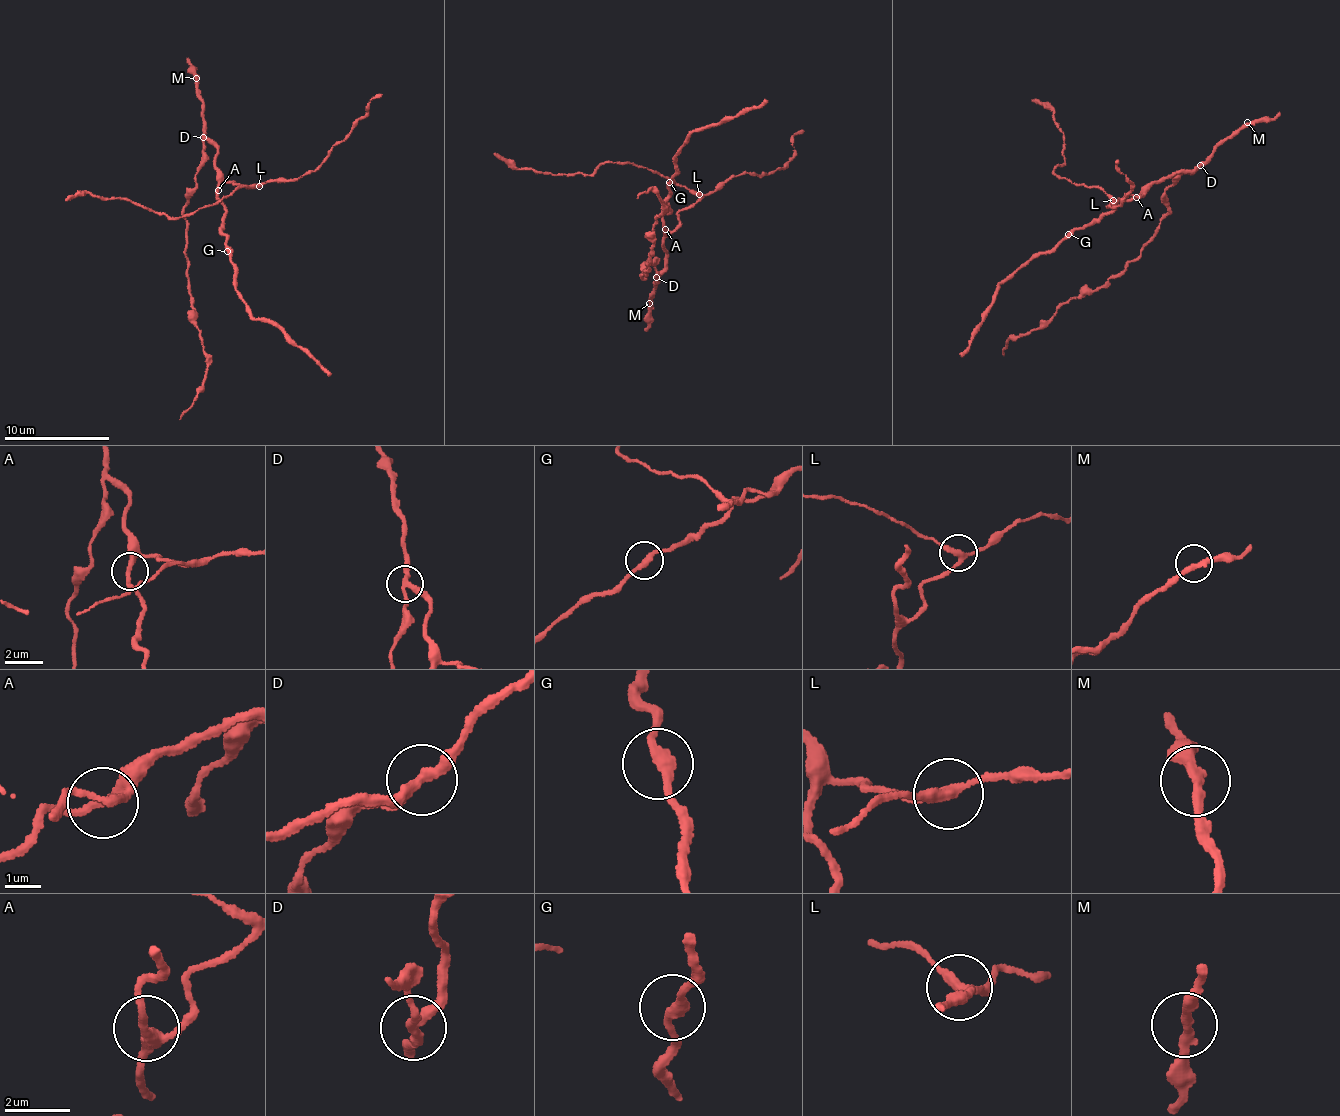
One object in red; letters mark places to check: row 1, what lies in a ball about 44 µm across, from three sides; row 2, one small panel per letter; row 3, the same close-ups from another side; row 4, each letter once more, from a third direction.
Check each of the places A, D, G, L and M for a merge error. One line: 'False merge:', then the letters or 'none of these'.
False merge: D, L

